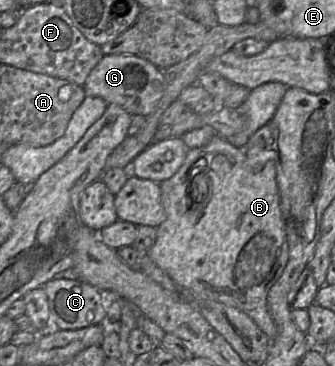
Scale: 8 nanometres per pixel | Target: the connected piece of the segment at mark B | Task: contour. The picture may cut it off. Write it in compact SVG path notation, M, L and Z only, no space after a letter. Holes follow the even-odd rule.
M216 134L205 146L189 149L185 160L178 171L171 178L160 182L159 186L161 190L161 202L166 213L166 219L156 228L156 241L147 252L150 259L159 268L165 271L168 276L179 286L192 291L196 296L201 297L202 299L220 302L243 311L258 325L258 327L270 340L274 339L277 334L277 330L268 309L267 295L270 288L281 276L289 258L286 225L280 210L280 196L276 181L275 161L269 160L266 162L261 171L253 172L247 169L247 161L245 159L243 148L237 148L233 146L226 139ZM200 159L205 159L205 162L202 163L201 172L197 174L197 169L193 169L192 166ZM198 175L203 175L208 183L208 192L206 193L205 197L202 192L200 195L195 197L191 195L191 185L189 185L189 178L193 180L193 191L198 194L197 190L201 189L201 186L199 186L199 188L197 187L197 185L199 185Z

